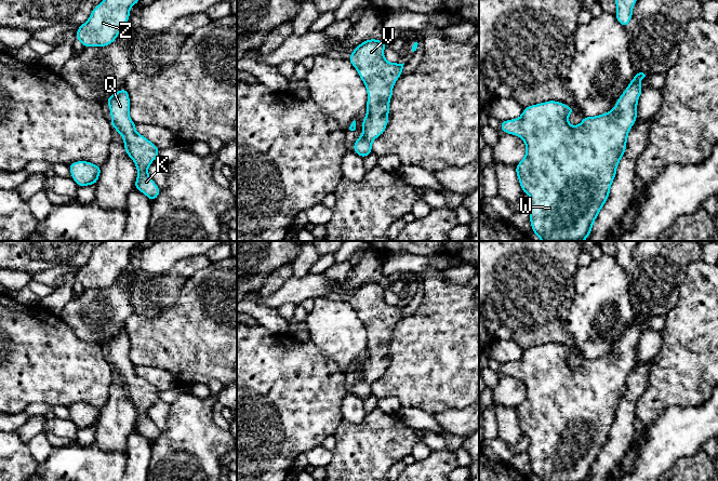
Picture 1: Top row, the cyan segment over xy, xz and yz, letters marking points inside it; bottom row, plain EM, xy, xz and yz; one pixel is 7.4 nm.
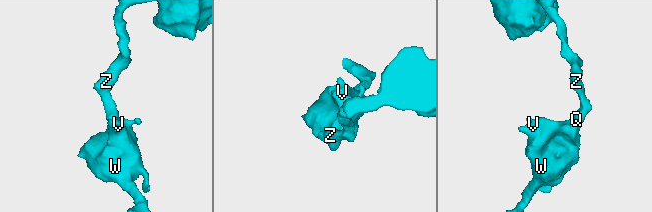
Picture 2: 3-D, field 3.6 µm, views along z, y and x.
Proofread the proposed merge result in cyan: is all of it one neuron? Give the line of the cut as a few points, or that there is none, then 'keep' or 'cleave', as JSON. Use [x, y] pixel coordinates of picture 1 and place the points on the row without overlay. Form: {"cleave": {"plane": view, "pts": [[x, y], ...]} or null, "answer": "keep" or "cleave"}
{"cleave": null, "answer": "keep"}

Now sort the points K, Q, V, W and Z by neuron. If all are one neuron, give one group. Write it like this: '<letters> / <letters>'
K Q V W Z

